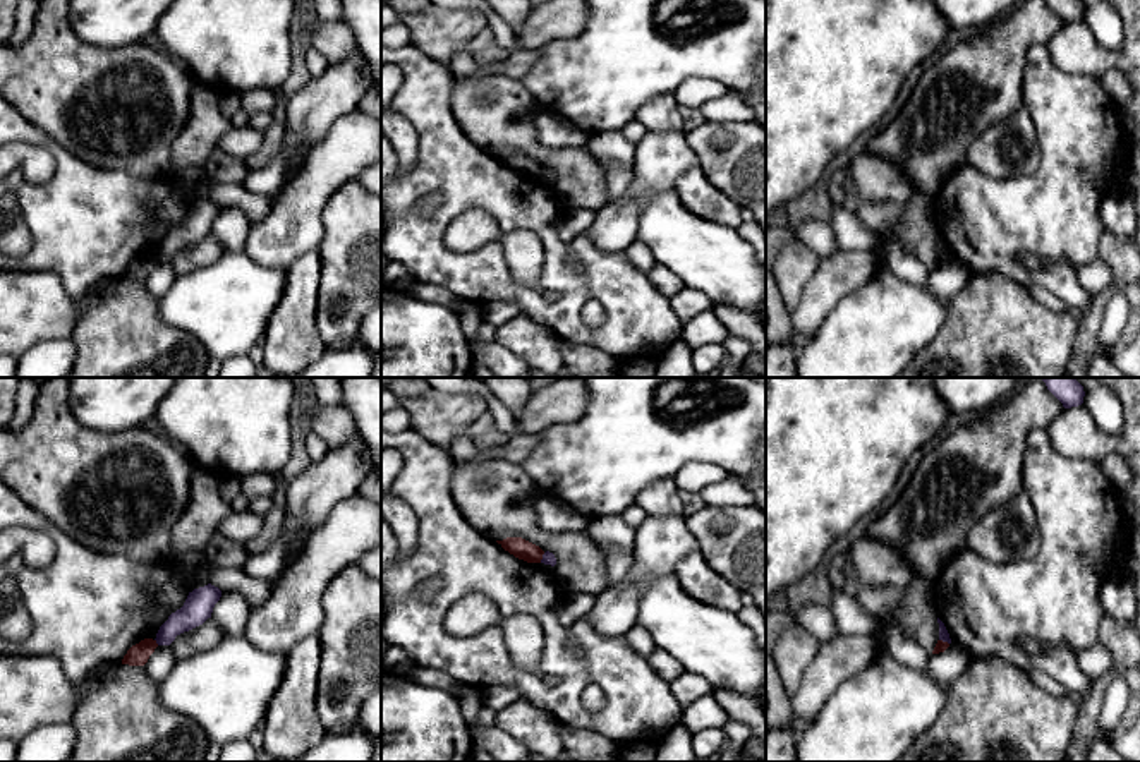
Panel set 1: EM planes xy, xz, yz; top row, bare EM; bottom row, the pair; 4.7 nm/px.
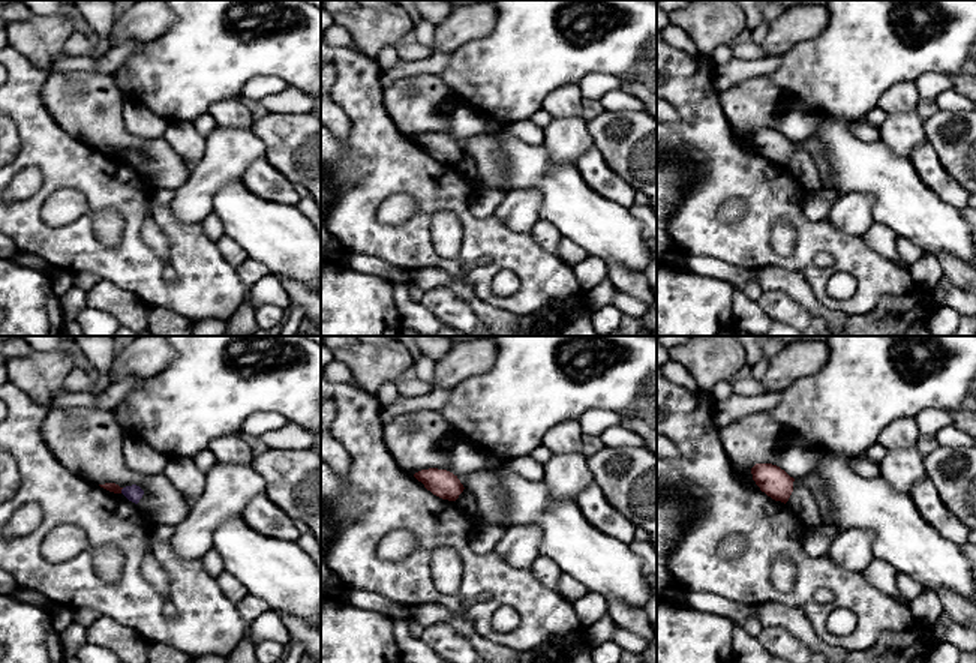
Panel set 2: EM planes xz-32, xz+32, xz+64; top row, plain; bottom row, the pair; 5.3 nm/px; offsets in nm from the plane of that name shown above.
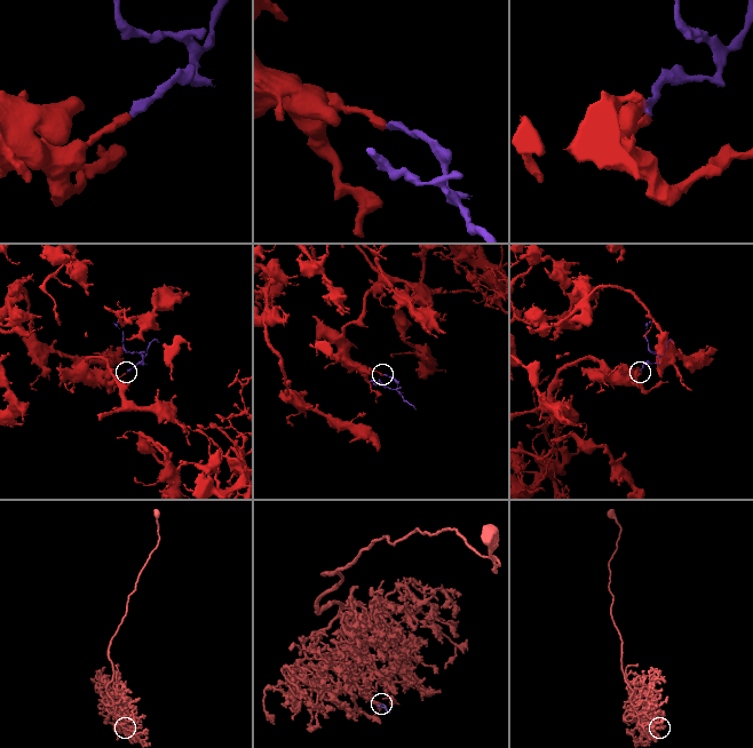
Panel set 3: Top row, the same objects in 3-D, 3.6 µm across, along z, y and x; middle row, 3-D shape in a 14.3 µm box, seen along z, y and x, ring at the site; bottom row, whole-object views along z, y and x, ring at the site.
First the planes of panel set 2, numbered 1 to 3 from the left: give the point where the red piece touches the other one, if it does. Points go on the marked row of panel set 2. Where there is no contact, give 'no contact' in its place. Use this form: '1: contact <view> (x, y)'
1: contact xz-32 (122, 491)
2: no contact
3: no contact

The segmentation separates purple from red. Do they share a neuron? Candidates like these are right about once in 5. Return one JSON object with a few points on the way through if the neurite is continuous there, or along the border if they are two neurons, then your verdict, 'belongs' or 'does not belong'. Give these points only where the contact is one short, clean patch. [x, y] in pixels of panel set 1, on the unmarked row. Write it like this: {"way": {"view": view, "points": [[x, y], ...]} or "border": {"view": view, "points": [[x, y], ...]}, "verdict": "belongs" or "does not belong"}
{"border": {"view": "xy", "points": [[155, 254], [158, 260]]}, "verdict": "does not belong"}

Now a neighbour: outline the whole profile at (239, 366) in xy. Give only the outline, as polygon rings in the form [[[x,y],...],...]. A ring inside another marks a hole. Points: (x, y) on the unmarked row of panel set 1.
[[[247,354],[233,355],[221,360],[218,378],[258,378],[258,369]]]

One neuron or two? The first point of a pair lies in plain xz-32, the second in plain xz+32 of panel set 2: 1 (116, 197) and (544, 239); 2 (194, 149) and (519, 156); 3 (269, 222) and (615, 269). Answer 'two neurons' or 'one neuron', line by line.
1: two neurons
2: two neurons
3: two neurons

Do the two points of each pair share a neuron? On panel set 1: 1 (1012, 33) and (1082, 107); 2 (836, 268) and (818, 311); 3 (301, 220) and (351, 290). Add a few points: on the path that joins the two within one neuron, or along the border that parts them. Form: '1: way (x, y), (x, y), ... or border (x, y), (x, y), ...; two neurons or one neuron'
1: border (1046, 43), (1034, 43), (1027, 50), (1020, 88); two neurons
2: way (835, 278), (818, 301); one neuron
3: border (327, 205), (323, 210), (323, 239), (318, 247); two neurons

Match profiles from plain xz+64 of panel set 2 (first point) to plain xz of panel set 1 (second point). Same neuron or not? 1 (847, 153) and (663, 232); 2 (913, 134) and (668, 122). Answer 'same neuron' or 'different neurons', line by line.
1: same neuron
2: different neurons

